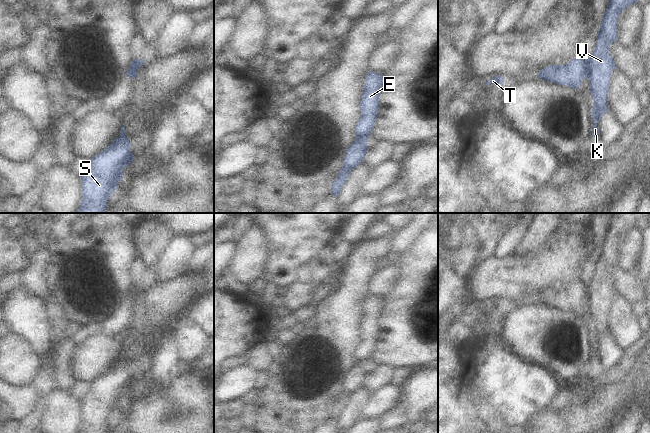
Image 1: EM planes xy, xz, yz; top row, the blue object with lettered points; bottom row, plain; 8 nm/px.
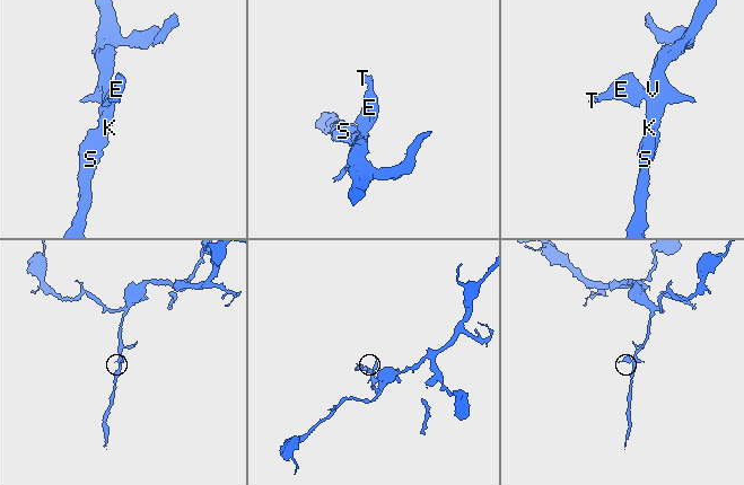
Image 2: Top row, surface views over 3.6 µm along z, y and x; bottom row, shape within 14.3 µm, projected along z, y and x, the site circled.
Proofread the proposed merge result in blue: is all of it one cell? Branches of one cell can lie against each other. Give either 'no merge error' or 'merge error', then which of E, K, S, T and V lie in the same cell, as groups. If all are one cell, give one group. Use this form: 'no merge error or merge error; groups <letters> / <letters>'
merge error; groups E T / K S V

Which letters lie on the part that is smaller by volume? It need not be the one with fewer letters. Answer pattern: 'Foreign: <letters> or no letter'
Foreign: E, T

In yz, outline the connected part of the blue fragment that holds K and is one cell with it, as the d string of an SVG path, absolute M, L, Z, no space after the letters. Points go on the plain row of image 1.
M614 213L606 236L597 257L597 267L588 285L589 314L593 323L592 344L594 352L592 361L599 358L598 346L603 338L608 337L608 315L611 296L616 292L610 279L610 269L618 265L618 241L620 237L637 227L640 219L648 220L650 213Z

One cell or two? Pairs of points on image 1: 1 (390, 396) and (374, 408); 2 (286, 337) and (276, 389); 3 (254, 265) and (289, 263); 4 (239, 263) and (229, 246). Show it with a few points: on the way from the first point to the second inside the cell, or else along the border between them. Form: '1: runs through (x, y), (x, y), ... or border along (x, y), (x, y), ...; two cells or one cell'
1: runs through (386, 398), (378, 404); one cell
2: border along (302, 330), (285, 345), (277, 345); two cells
3: border along (268, 241), (268, 258), (265, 269); two cells
4: border along (237, 234), (233, 258), (227, 271); two cells

